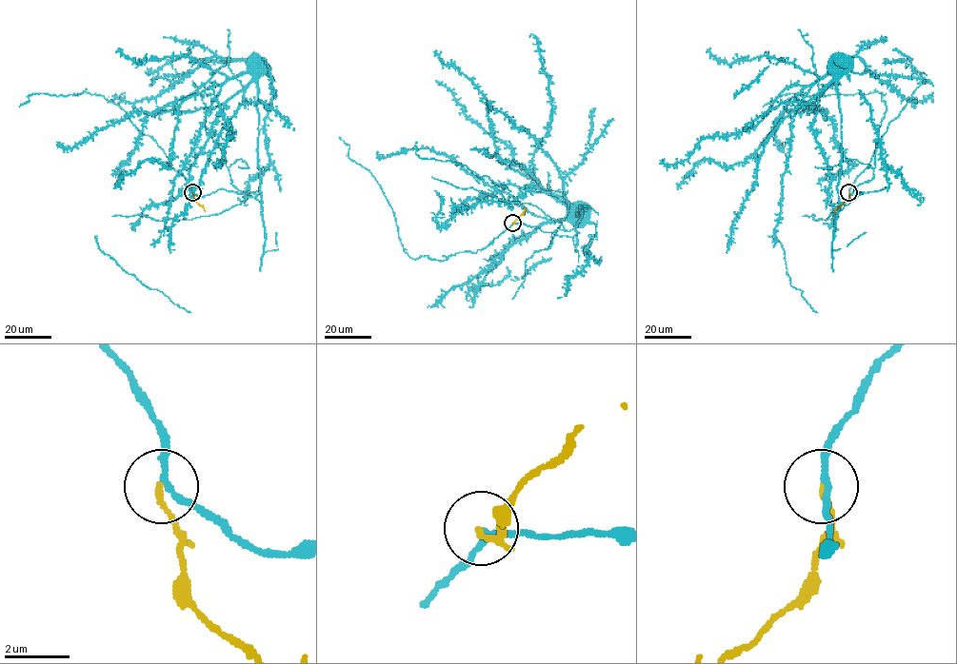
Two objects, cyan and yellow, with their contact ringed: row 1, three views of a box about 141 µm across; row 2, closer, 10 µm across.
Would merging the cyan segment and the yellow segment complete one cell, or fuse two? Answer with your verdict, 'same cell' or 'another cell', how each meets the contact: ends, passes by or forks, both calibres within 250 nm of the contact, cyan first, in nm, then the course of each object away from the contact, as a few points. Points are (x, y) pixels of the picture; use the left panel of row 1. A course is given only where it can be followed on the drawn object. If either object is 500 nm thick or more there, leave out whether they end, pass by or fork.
another cell; cyan passes by; yellow ends there; 180 nm thick on the cyan side, 190 nm on the other; cyan runs (192, 192), (200, 197), (220, 189), (239, 194), (252, 192), (261, 203), (257, 81), (254, 62); yellow runs (192, 192), (194, 200), (205, 211)

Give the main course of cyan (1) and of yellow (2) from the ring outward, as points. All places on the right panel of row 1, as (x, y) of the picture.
1: (848, 192), (849, 197), (855, 189), (863, 192), (845, 203), (840, 201), (839, 62)
2: (848, 192), (847, 200), (834, 211)

